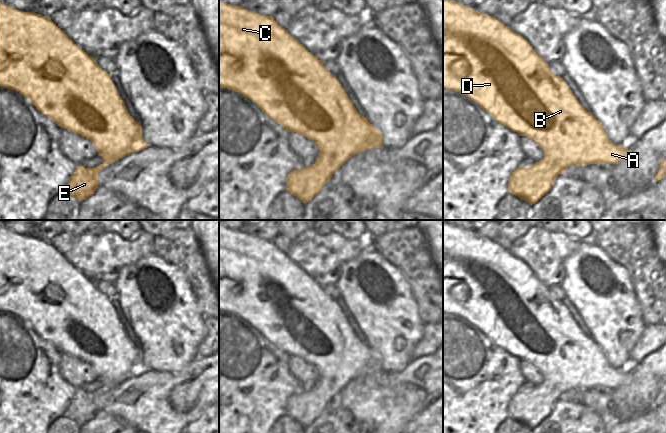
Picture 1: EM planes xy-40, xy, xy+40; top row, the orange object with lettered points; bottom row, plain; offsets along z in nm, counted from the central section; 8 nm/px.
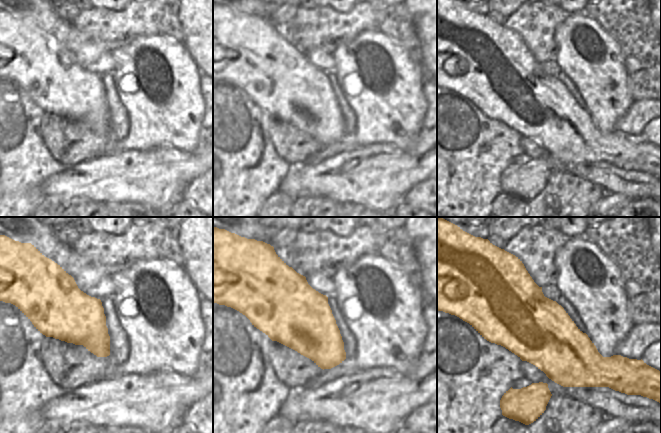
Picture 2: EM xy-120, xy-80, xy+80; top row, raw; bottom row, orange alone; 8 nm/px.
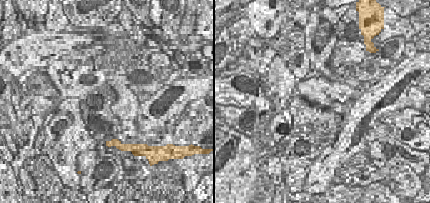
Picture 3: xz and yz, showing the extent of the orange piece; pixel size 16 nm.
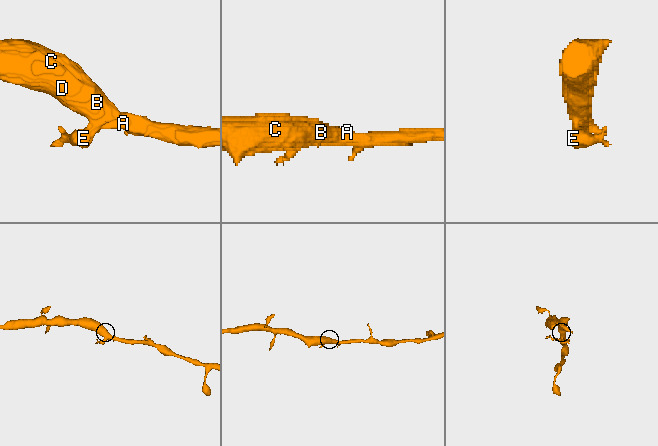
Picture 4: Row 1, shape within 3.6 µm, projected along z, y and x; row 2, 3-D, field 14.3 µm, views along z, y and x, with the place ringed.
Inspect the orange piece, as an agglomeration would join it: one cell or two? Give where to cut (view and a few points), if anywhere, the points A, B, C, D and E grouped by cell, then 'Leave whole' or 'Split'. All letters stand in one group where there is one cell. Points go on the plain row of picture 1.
No split. Groups: A B C D E. Leave whole.

